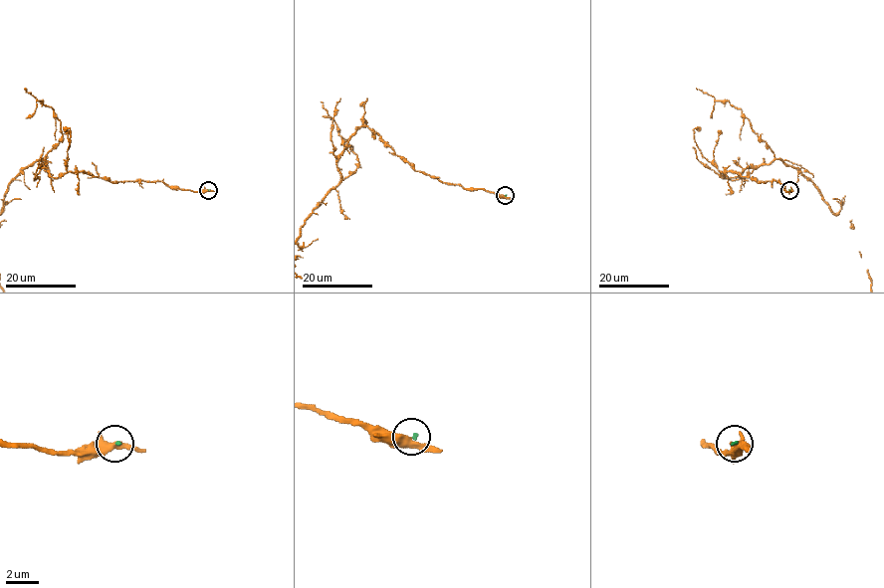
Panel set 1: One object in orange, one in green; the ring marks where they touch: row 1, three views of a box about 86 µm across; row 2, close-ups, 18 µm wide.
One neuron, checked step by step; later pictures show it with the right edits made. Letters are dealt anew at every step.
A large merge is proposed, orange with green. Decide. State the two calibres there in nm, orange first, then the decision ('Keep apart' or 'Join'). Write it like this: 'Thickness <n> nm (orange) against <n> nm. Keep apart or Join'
Thickness 360 nm (orange) against 110 nm. Join

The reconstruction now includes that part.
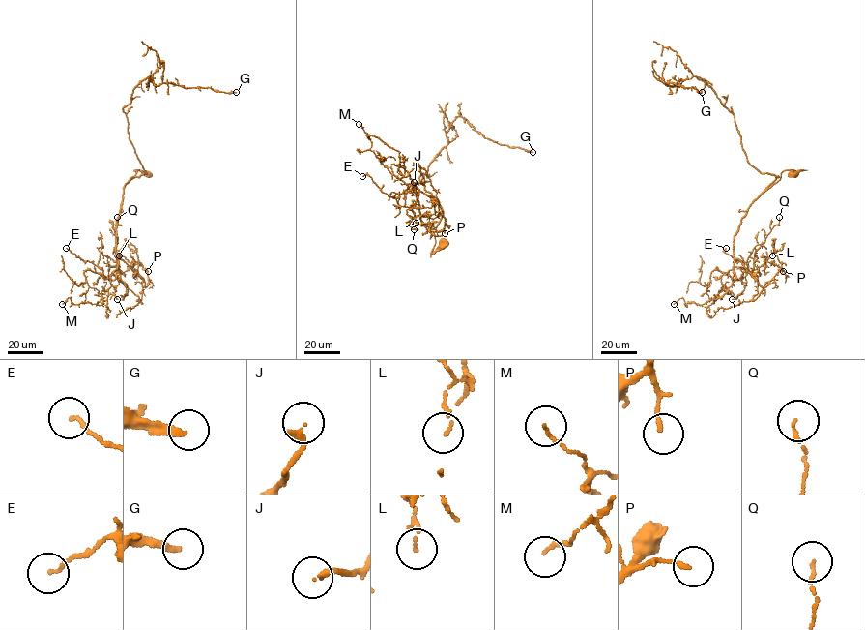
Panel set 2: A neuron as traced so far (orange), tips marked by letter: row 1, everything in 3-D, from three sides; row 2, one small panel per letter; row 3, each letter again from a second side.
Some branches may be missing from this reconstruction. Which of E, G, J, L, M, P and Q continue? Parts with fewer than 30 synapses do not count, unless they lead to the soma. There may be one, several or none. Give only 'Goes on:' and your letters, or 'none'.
Goes on: G

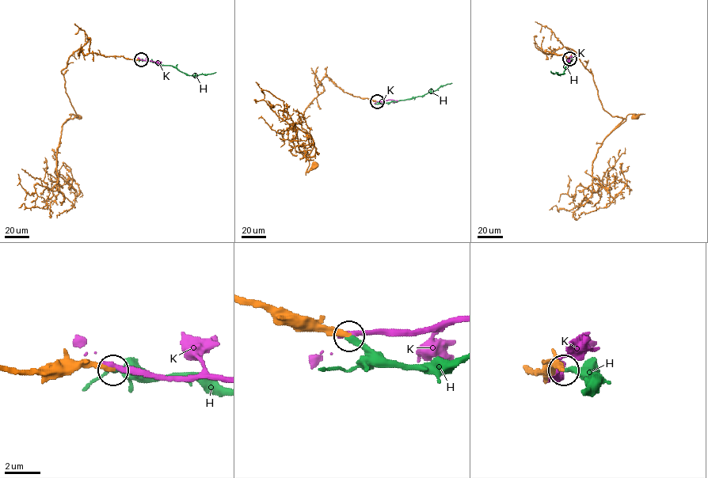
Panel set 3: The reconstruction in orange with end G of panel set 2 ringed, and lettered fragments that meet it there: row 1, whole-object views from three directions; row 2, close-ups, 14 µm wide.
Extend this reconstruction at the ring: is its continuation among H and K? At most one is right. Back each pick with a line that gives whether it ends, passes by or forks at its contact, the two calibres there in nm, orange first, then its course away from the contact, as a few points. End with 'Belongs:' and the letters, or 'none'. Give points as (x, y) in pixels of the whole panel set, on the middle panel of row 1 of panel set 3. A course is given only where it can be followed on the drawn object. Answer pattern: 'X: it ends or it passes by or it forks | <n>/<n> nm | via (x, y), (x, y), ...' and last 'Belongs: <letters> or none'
H: it ends | 280/280 nm | via (377, 101), (384, 104), (422, 96), (451, 83)
Belongs: H

